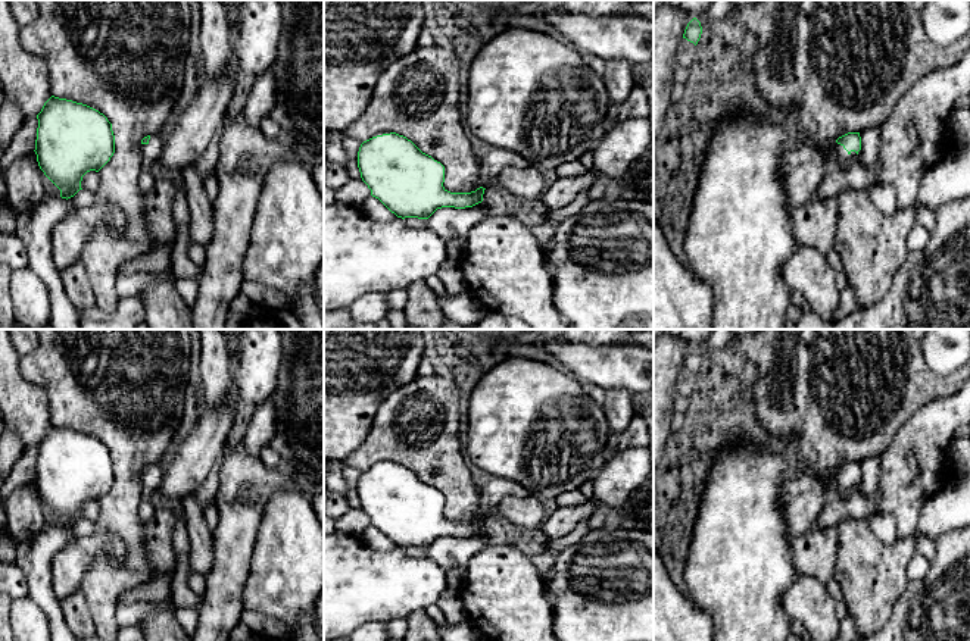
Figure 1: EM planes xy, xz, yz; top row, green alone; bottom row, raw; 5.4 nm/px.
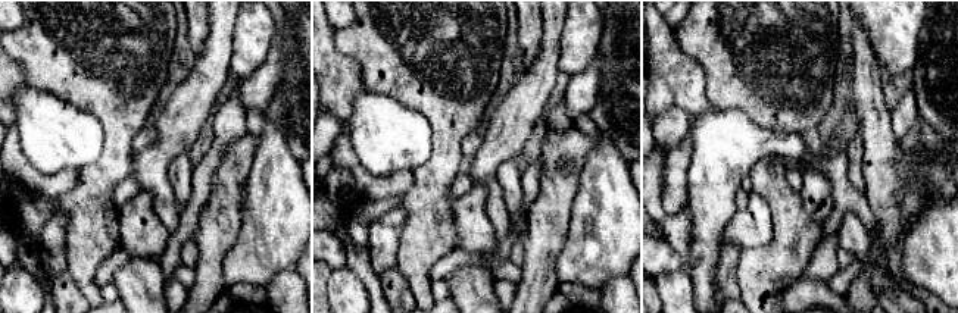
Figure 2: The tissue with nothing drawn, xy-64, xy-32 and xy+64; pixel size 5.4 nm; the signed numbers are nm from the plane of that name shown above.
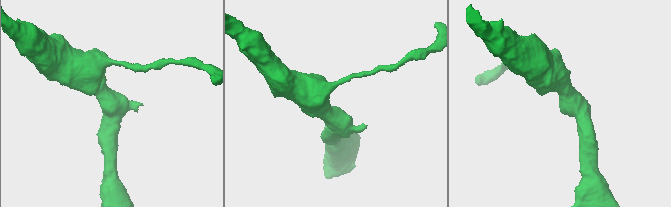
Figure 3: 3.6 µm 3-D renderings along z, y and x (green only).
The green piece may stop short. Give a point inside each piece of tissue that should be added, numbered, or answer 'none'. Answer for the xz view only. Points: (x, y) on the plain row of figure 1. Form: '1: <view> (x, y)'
1: xz (499, 488)

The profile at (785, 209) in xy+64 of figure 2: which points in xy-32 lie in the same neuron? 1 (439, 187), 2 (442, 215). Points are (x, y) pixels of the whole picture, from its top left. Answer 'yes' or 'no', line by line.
1: yes
2: yes

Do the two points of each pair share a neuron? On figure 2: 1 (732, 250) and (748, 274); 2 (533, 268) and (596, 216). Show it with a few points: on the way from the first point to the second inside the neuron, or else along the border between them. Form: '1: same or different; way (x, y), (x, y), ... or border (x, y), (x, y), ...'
1: different; border (742, 249), (737, 257), (737, 288), (740, 294)
2: different; border (573, 209), (568, 237), (555, 263), (556, 276)

